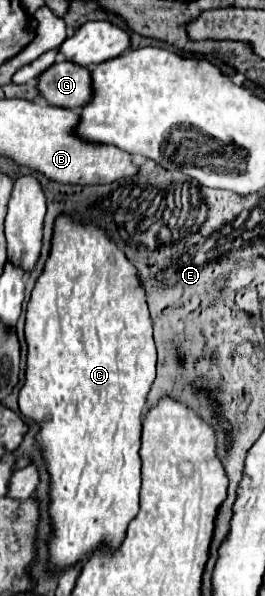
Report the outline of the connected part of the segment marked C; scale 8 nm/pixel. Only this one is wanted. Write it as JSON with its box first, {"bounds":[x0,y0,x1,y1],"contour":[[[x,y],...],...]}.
{"bounds":[19,217,155,573],"contour":[[[59,217],[53,231],[53,247],[51,255],[45,263],[45,271],[35,283],[31,293],[31,301],[27,305],[27,321],[25,321],[25,341],[27,341],[27,369],[25,369],[25,385],[19,391],[19,409],[25,417],[39,425],[35,435],[35,447],[41,453],[41,459],[49,473],[49,517],[51,517],[51,537],[47,541],[49,549],[49,573],[61,573],[75,563],[83,563],[91,557],[91,551],[107,547],[115,551],[125,537],[129,521],[139,511],[139,485],[141,485],[141,459],[139,459],[139,445],[141,445],[141,413],[145,409],[147,393],[151,391],[155,379],[155,345],[153,345],[153,327],[149,319],[149,309],[145,303],[145,291],[139,285],[137,269],[127,261],[123,251],[99,229],[97,225],[81,225],[71,221],[69,217]]]}

